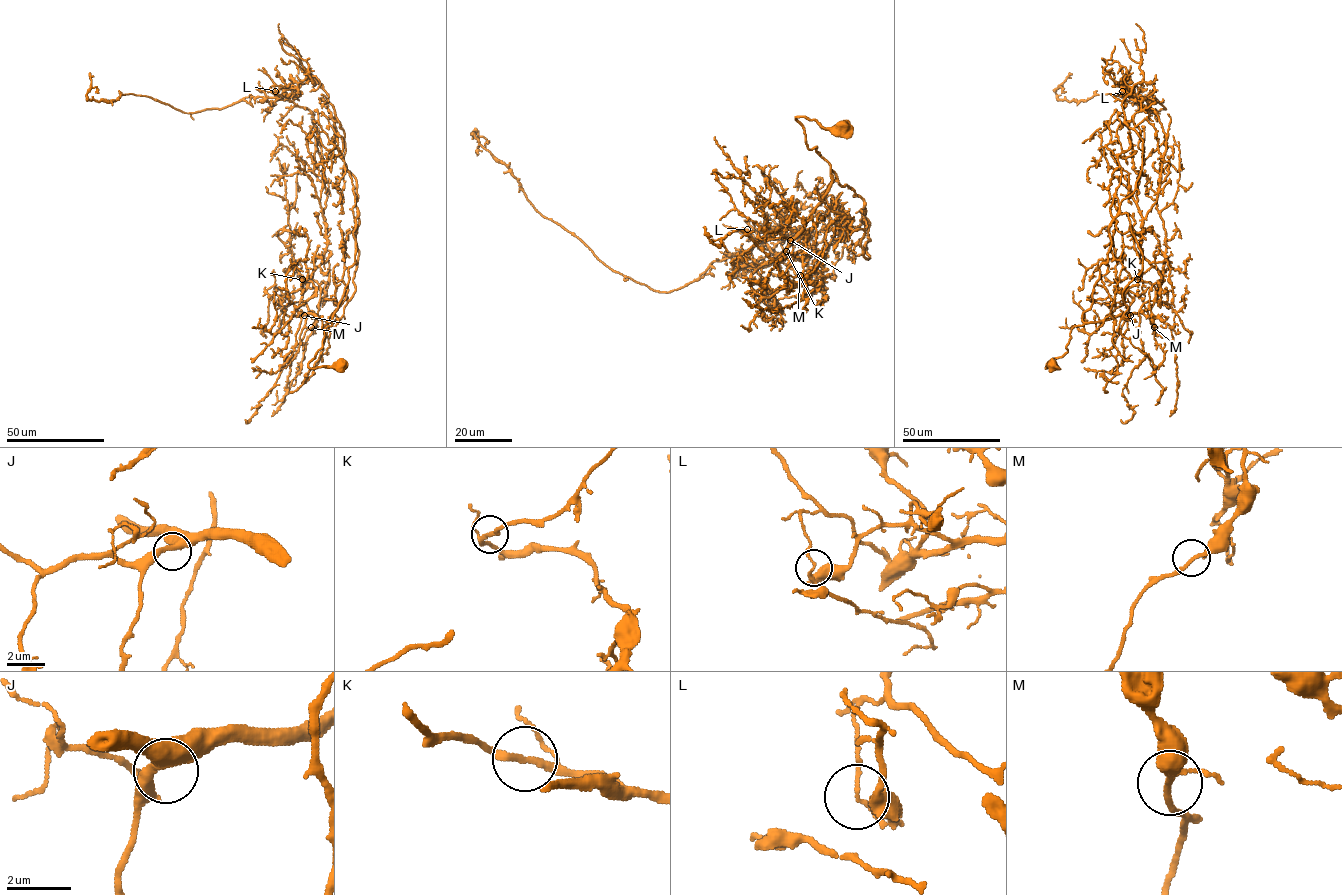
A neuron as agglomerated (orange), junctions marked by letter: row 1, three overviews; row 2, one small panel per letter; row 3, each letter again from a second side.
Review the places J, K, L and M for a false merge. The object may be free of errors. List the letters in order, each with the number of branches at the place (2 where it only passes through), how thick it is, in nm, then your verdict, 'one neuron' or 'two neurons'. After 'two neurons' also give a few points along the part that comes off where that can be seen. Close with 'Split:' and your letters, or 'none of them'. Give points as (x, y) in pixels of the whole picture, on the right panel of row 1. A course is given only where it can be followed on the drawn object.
J: branches 2; calibre 440 nm; one neuron
K: branches 2; calibre 200 nm; one neuron
L: branches 2; calibre 130 nm; two neurons; course (1122, 91), (1165, 108), (1152, 113), (1111, 94), (1059, 100), (1055, 90), (1072, 74)
M: branches 3; calibre 160 nm; one neuron
Split: L

